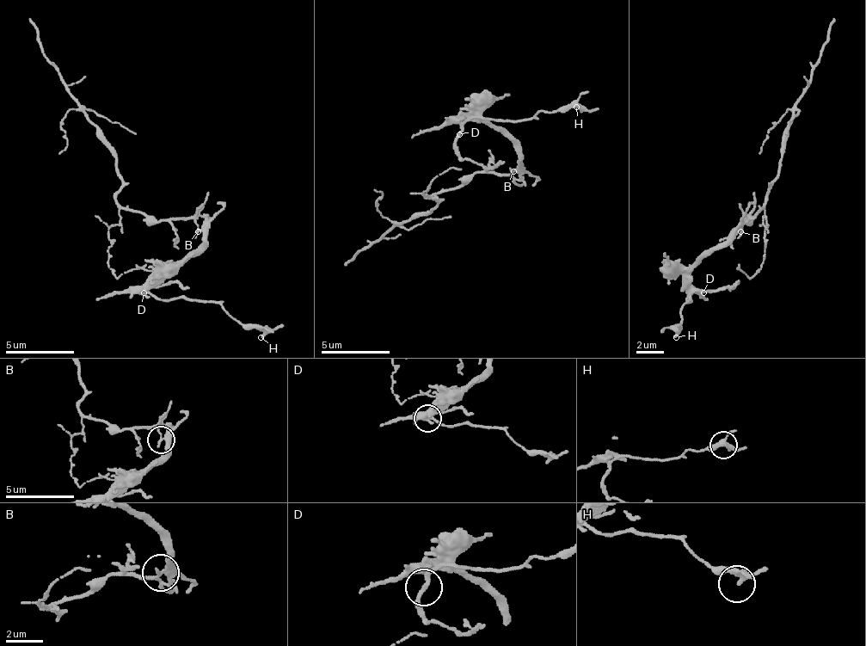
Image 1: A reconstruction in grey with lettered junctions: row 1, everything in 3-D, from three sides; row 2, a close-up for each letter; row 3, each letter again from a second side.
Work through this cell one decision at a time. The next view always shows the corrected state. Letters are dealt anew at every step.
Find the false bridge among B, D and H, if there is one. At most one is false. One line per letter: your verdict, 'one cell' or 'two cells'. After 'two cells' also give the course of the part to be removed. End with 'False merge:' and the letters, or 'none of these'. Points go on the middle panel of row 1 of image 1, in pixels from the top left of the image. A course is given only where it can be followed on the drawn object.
B: two cells | (514, 172), (507, 175), (473, 172), (432, 199), (439, 206), (432, 213), (397, 224), (346, 265)
D: one cell
H: one cell
False merge: B

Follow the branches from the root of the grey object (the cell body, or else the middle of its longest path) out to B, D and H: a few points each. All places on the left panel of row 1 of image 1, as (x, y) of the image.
B: (164, 220), (192, 220), (199, 230)
D: (164, 220), (192, 220), (202, 234), (202, 244), (192, 255), (150, 282), (144, 292)
H: (164, 220), (192, 220), (202, 244), (150, 292), (161, 299), (212, 299), (261, 337)

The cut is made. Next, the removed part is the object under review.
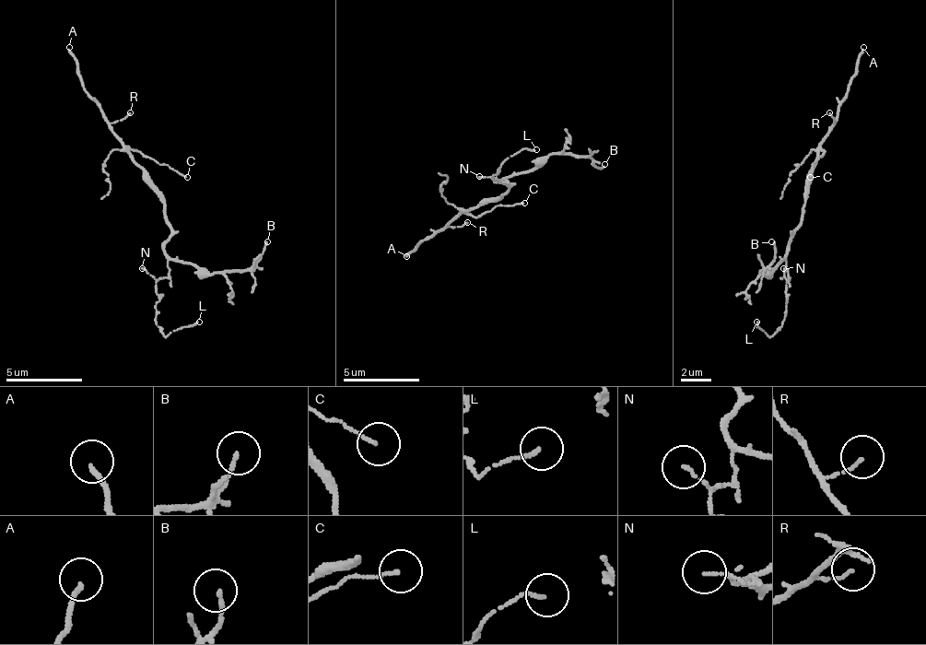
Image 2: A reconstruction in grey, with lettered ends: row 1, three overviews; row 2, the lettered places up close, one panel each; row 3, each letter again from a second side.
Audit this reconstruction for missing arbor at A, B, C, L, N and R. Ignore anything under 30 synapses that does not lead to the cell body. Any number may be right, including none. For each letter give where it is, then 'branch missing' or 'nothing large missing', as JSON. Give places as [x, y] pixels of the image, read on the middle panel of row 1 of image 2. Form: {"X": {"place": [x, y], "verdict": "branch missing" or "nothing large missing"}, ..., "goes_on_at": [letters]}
{"A": {"place": [406, 256], "verdict": "branch missing"}, "B": {"place": [604, 164], "verdict": "nothing large missing"}, "C": {"place": [524, 203], "verdict": "nothing large missing"}, "L": {"place": [536, 149], "verdict": "nothing large missing"}, "N": {"place": [479, 176], "verdict": "nothing large missing"}, "R": {"place": [467, 222], "verdict": "nothing large missing"}, "goes_on_at": ["A"]}

